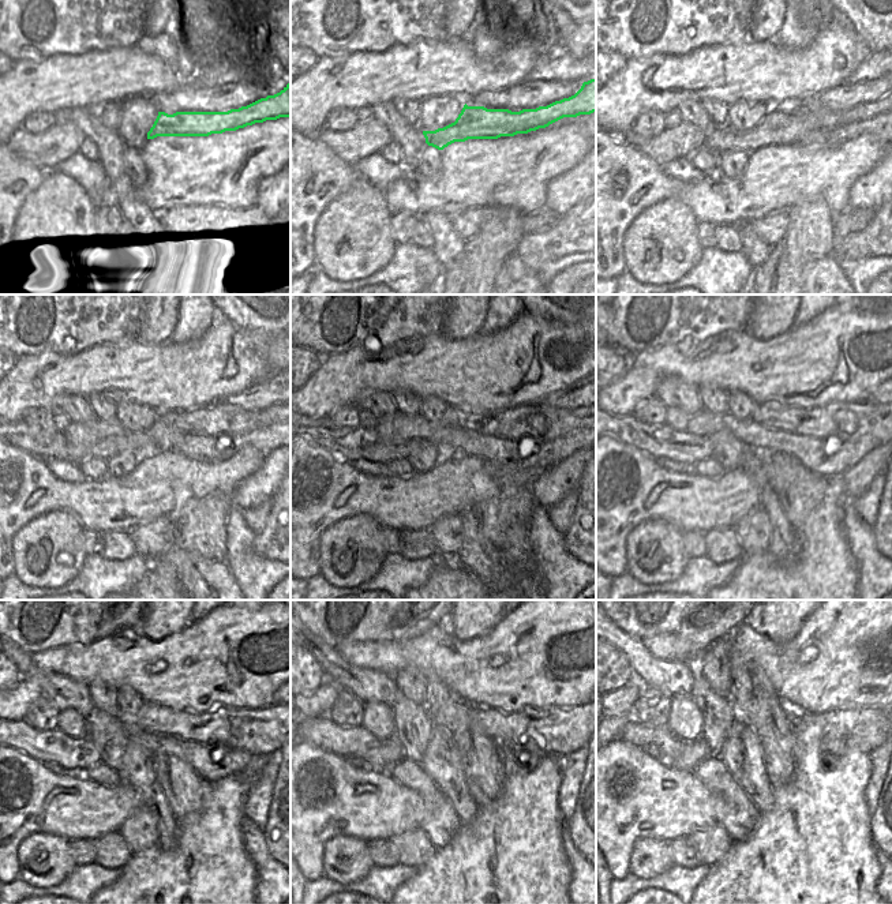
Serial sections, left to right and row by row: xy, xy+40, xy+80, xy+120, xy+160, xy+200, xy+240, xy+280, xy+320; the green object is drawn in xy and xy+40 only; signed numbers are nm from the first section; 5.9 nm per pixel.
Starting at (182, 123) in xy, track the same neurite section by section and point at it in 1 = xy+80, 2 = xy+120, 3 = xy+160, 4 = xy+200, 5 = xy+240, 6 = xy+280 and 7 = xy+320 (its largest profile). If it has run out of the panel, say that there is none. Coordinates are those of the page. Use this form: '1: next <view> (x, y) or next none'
1: next xy+80 (783, 124)
2: next xy+120 (141, 445)
3: next xy+160 (351, 443)
4: next xy+200 (663, 441)
5: next xy+240 (55, 746)
6: next xy+280 (356, 743)
7: next xy+320 (649, 738)

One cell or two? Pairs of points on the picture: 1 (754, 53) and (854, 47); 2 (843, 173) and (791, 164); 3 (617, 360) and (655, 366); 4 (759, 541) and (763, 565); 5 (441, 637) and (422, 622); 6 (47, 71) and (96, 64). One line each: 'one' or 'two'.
1: one
2: one
3: two
4: two
5: two
6: one

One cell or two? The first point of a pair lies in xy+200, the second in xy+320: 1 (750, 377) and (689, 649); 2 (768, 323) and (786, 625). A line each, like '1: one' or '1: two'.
1: two
2: one

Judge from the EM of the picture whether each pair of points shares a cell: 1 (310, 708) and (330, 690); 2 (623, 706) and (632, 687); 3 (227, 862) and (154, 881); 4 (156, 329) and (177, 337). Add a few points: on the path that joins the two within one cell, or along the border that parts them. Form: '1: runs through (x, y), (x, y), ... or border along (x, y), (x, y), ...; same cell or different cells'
1: runs through (315, 704), (325, 696); same cell
2: runs through (623, 702), (630, 691); same cell
3: runs through (209, 880), (205, 884), (172, 884); same cell
4: border along (179, 308), (176, 325), (168, 340); different cells

